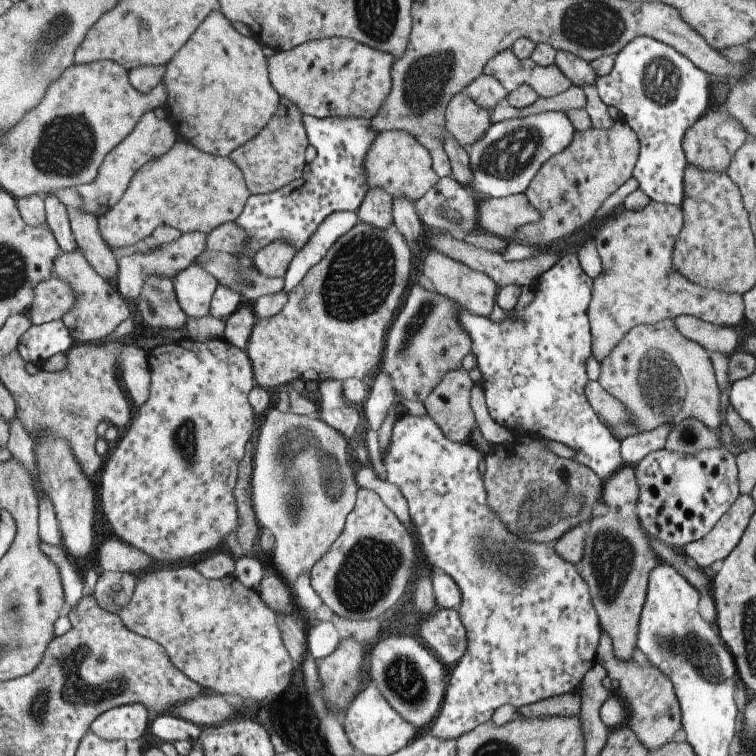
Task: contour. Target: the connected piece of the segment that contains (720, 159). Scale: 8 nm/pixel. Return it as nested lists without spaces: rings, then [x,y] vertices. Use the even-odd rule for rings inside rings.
[[[711,111],[702,115],[684,135],[682,148],[687,162],[705,171],[726,172],[734,153],[749,139],[746,127],[726,113]]]

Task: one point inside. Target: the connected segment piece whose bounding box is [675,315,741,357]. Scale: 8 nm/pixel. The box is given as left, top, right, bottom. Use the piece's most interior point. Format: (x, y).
(714, 338)

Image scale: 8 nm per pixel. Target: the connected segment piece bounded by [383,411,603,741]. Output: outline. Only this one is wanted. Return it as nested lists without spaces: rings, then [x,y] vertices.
[[[423,411],[420,417],[418,415],[410,415],[407,412],[395,422],[391,441],[387,446],[383,460],[383,464],[386,467],[387,481],[398,486],[407,500],[411,522],[417,537],[420,538],[419,546],[422,546],[422,554],[424,554],[426,562],[431,564],[433,568],[442,568],[448,576],[451,576],[462,595],[458,612],[467,634],[467,649],[459,660],[460,662],[452,670],[452,674],[450,674],[448,688],[445,690],[445,697],[439,713],[425,731],[426,734],[430,734],[437,739],[452,739],[456,741],[479,724],[490,721],[492,714],[496,712],[496,708],[500,708],[504,704],[512,704],[514,708],[518,709],[525,704],[532,704],[533,702],[538,702],[538,700],[552,698],[552,696],[558,696],[565,692],[580,692],[584,675],[596,663],[597,646],[603,633],[596,609],[592,604],[588,583],[580,576],[577,566],[560,558],[560,555],[556,554],[554,549],[547,547],[546,544],[536,545],[515,537],[503,525],[495,511],[488,506],[487,492],[482,475],[485,456],[486,454],[476,448],[472,442],[452,442],[448,440],[434,420]]]

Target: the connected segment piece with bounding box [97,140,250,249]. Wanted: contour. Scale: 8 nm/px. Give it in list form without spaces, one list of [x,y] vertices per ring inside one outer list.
[[[177,140],[166,154],[148,161],[136,171],[122,198],[104,215],[97,217],[97,223],[106,244],[119,249],[151,238],[151,234],[160,225],[170,225],[181,233],[196,231],[208,234],[221,224],[235,221],[244,210],[248,198],[250,194],[244,175],[230,157],[208,154],[188,141]]]

